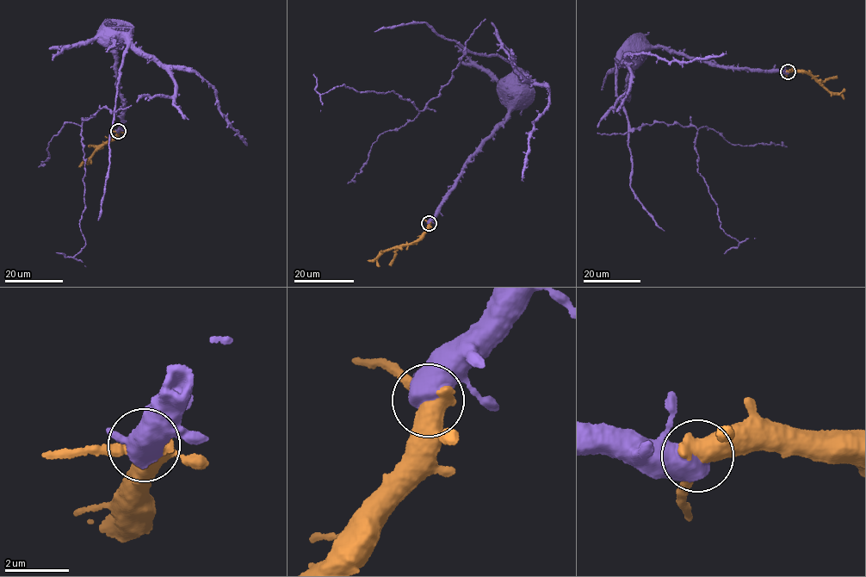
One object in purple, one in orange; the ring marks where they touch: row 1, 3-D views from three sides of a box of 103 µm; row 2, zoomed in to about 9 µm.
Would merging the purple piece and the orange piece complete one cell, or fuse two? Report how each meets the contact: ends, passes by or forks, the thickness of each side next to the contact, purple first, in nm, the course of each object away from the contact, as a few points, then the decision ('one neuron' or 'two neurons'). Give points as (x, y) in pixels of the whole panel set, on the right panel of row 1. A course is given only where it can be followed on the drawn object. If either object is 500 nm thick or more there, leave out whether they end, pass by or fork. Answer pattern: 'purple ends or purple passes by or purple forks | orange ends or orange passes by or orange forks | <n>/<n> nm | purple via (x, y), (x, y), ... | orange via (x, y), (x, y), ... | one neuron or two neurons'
purple passes by | orange passes by | 480/480 nm | purple via (788, 72), (654, 46), (619, 65), (628, 128), (696, 128), (697, 172), (739, 241), (724, 254) | orange via (788, 72), (805, 72), (844, 99) | one neuron

